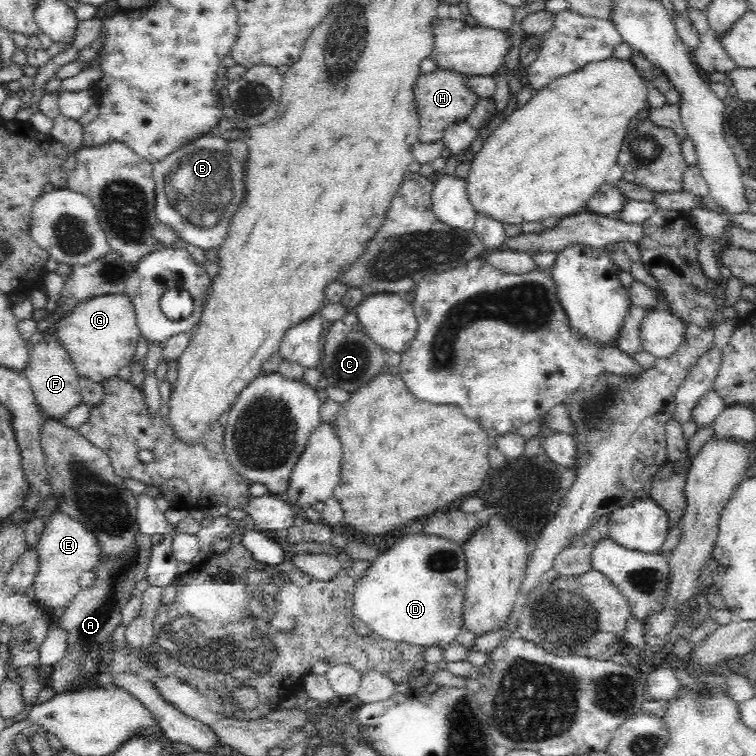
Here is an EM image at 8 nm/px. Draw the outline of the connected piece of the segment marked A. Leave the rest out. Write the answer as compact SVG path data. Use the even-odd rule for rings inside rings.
M141 533L134 545L130 546L126 552L122 552L118 558L101 554L97 566L92 570L96 577L95 585L81 588L65 608L63 616L55 620L67 634L66 654L53 664L48 680L55 694L70 693L86 688L86 682L93 680L92 678L101 672L102 647L107 646L114 629L122 622L120 609L146 581L146 570L153 549L150 539L151 536Z

